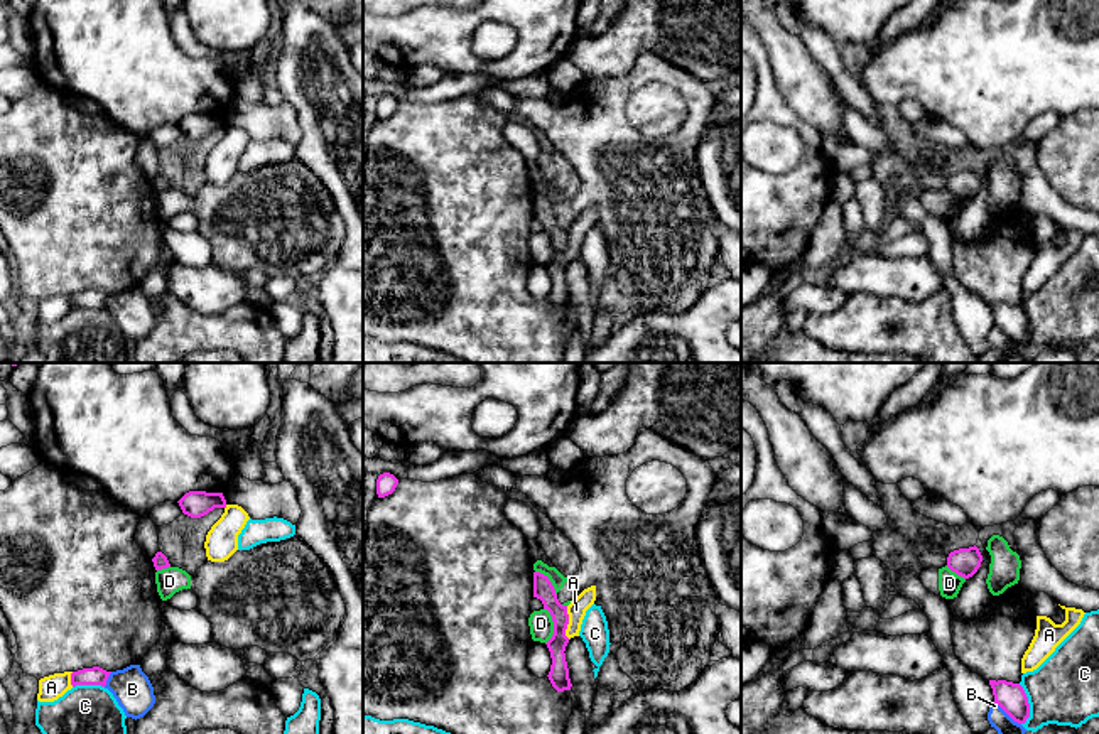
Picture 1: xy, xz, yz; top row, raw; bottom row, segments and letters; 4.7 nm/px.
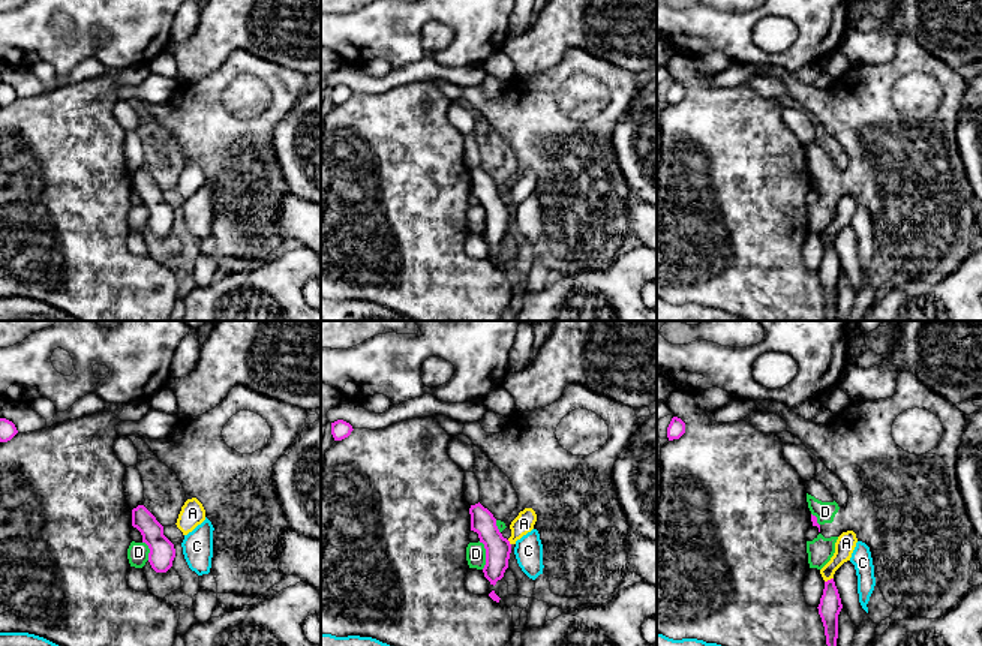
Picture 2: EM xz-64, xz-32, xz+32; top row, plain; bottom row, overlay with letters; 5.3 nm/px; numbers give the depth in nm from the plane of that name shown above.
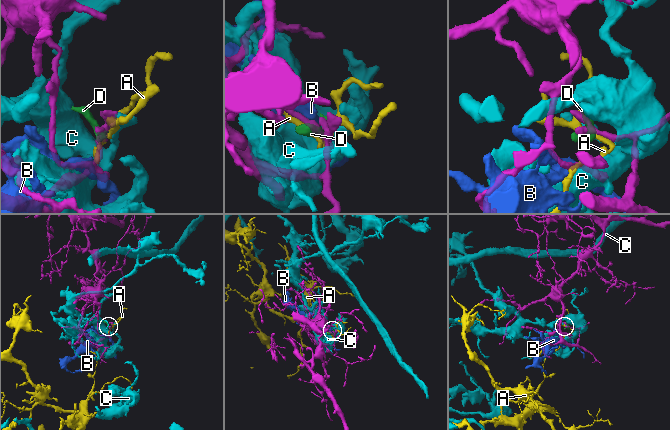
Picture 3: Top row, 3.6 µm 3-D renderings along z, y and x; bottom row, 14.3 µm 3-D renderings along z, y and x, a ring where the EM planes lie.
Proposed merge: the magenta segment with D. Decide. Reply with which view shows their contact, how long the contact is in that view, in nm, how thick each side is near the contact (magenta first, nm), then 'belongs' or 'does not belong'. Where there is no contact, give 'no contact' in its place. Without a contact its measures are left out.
contact in xz; length 180 nm; calibres 100 and 120 nm; does not belong

